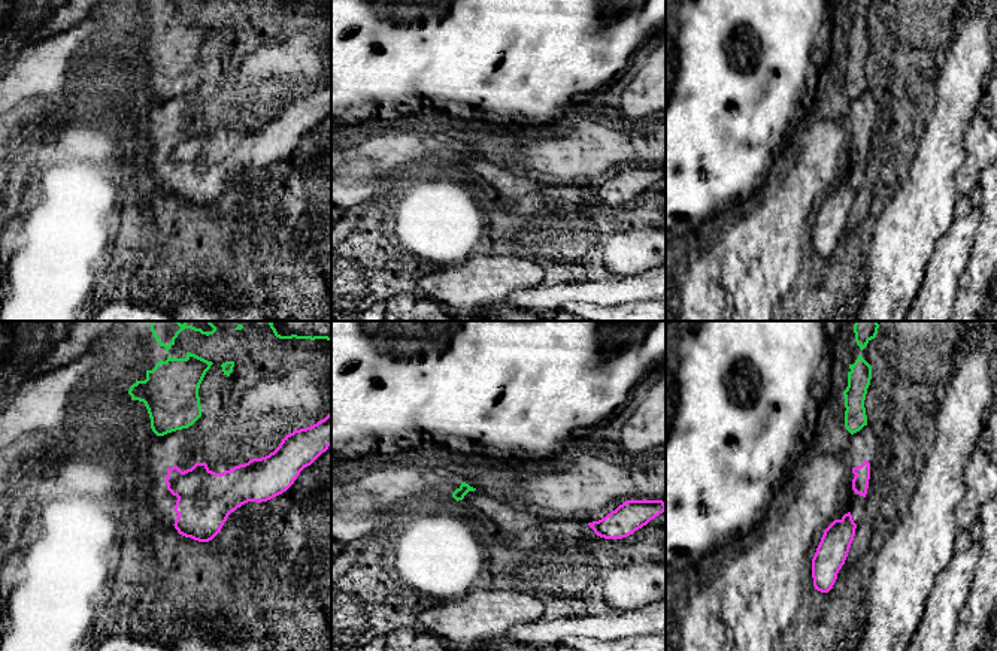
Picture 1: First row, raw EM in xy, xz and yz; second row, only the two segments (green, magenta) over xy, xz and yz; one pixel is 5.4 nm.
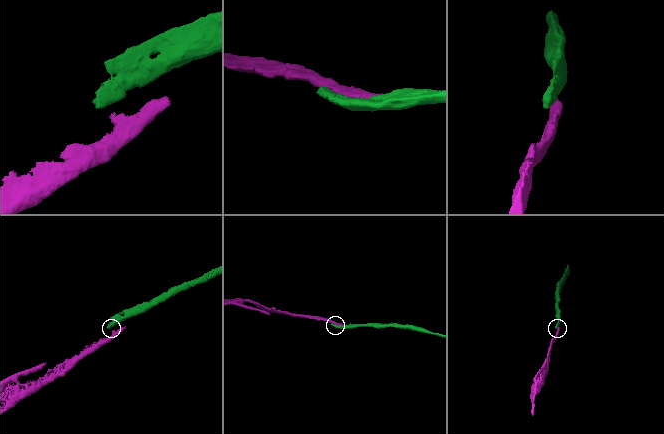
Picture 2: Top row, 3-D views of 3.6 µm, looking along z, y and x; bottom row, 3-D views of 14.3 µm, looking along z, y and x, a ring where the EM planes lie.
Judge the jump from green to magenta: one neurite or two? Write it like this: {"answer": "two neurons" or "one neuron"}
{"answer": "two neurons"}

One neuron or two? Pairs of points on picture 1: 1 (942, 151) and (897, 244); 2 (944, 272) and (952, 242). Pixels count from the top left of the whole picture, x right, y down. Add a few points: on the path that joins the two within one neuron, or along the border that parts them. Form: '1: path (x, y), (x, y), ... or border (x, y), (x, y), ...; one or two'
1: path (932, 173), (926, 205), (912, 221); one
2: path (947, 265), (952, 250); one

